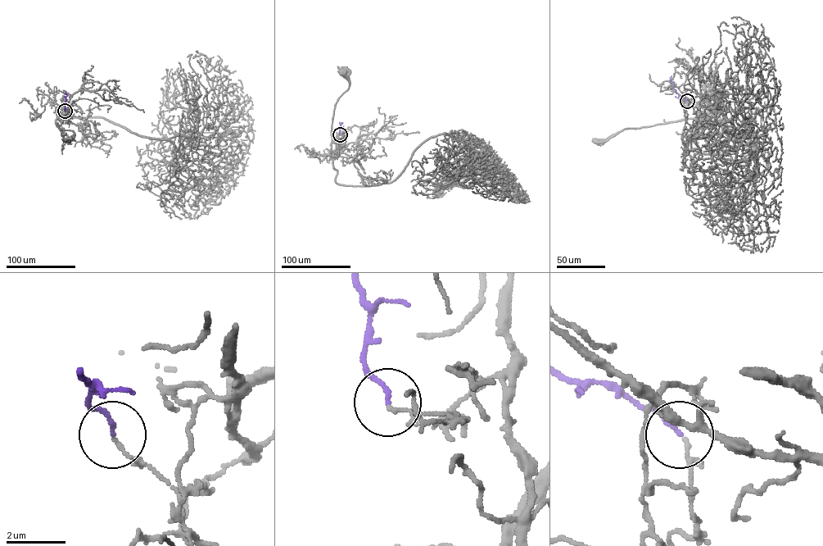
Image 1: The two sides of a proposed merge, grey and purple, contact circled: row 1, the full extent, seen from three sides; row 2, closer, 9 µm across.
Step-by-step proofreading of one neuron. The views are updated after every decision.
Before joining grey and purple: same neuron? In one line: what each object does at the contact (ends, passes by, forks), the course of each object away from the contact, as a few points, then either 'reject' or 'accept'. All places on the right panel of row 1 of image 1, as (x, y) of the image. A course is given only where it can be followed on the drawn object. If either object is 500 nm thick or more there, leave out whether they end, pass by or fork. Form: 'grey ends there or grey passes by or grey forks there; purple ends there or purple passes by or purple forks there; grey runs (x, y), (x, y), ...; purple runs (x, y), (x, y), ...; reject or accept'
grey ends there; purple ends there; grey runs (688, 102), (696, 102), (705, 99), (711, 106), (720, 110), (710, 118), (625, 128), (599, 141); purple runs (687, 101), (673, 88), (670, 77); accept

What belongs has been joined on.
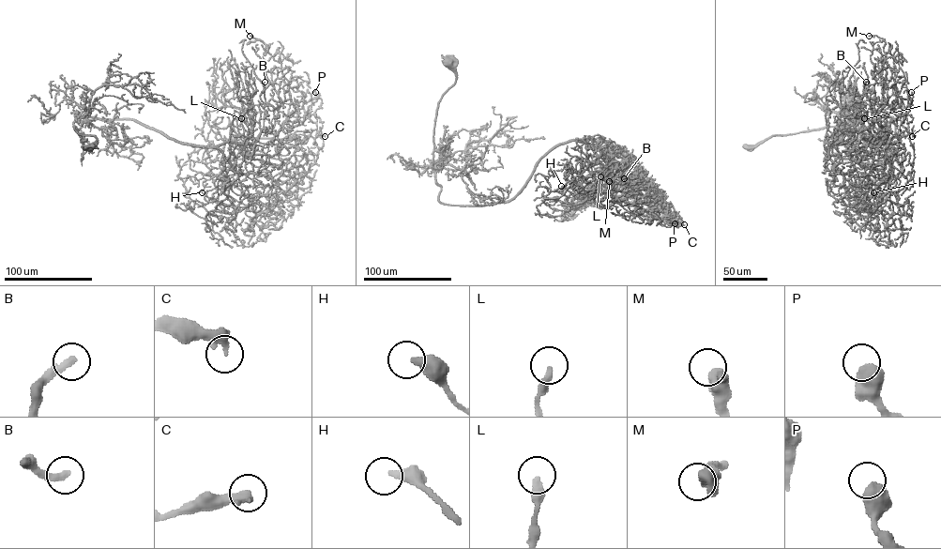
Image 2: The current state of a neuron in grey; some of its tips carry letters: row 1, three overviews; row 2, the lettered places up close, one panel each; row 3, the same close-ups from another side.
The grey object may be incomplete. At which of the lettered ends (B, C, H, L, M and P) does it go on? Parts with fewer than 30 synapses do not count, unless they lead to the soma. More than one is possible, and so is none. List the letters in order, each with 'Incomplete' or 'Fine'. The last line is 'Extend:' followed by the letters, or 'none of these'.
B: Incomplete
C: Fine
H: Incomplete
L: Fine
M: Fine
P: Fine
Extend: B, H

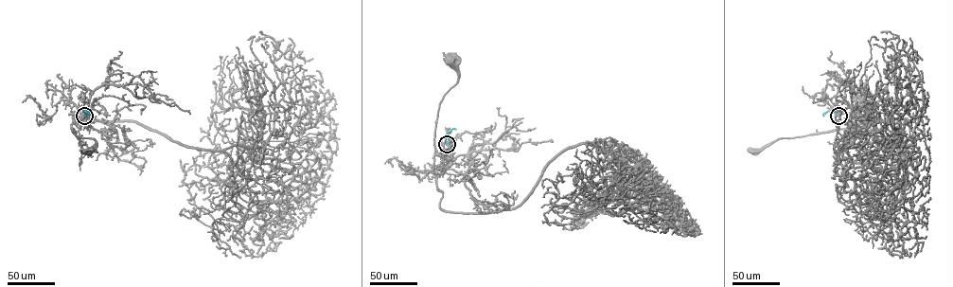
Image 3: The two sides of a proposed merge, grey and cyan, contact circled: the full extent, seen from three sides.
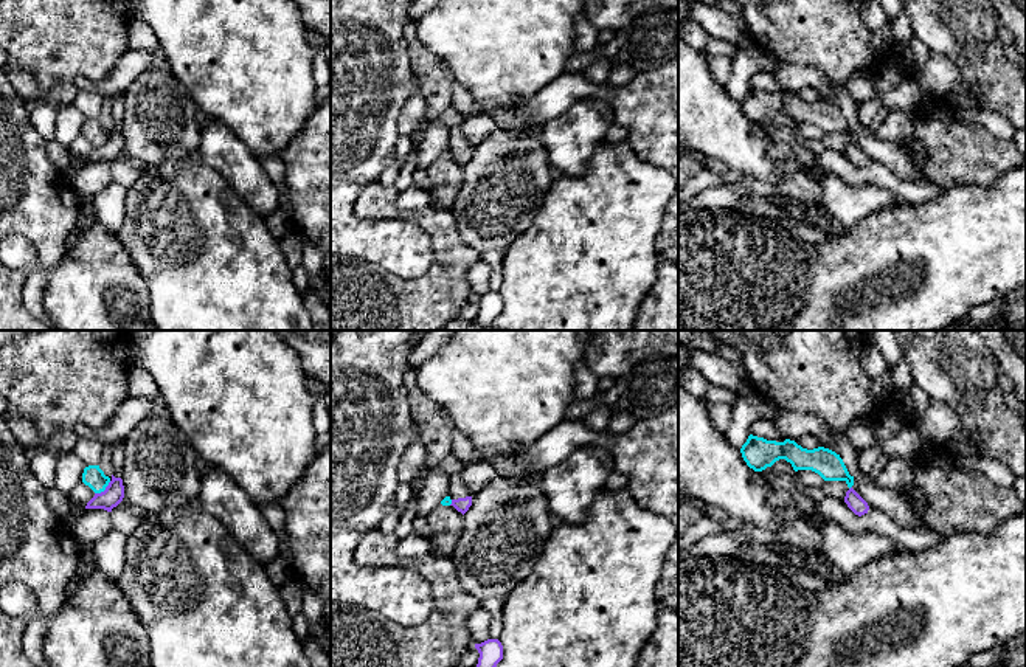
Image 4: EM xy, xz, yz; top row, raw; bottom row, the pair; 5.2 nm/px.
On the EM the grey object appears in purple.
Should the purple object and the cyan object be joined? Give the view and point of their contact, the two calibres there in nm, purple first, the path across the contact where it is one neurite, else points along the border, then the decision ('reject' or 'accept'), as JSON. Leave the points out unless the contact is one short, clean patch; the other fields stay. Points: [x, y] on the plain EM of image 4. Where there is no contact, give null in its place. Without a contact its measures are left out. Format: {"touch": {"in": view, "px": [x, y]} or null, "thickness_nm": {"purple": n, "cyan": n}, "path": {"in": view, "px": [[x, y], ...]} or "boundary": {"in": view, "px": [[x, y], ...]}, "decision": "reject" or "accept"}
{"touch": {"in": "xy", "px": [104, 143]}, "thickness_nm": {"purple": 110, "cyan": 110}, "boundary": {"in": "xy", "px": [[110, 134], [103, 143], [95, 146]]}, "decision": "reject"}

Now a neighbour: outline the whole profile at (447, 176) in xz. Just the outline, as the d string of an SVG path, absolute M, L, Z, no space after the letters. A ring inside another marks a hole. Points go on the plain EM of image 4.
M445 149L427 169L427 174L433 180L430 205L438 209L450 211L464 183L464 168L452 158L450 149Z

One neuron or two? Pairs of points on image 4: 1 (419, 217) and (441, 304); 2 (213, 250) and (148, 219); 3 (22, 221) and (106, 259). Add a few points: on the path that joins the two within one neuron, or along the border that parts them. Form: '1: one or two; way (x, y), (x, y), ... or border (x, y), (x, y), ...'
1: one; way (441, 236), (443, 283)
2: one; way (197, 244), (173, 219), (163, 219)
3: two; border (75, 233), (62, 258), (48, 272)

